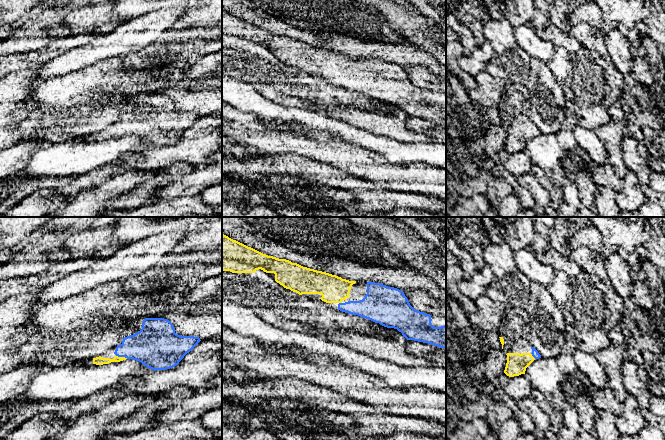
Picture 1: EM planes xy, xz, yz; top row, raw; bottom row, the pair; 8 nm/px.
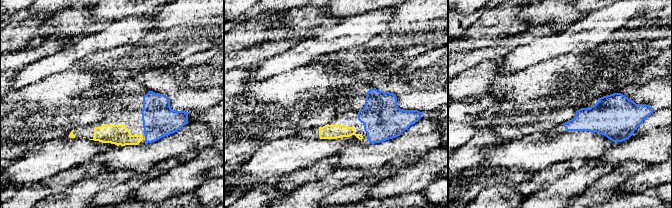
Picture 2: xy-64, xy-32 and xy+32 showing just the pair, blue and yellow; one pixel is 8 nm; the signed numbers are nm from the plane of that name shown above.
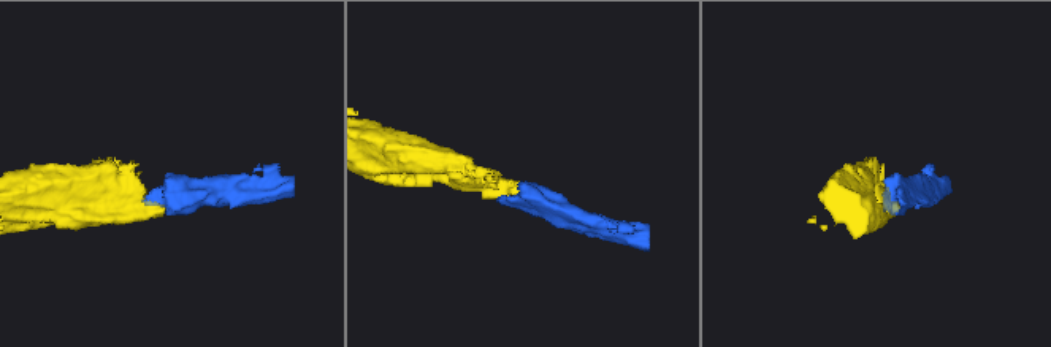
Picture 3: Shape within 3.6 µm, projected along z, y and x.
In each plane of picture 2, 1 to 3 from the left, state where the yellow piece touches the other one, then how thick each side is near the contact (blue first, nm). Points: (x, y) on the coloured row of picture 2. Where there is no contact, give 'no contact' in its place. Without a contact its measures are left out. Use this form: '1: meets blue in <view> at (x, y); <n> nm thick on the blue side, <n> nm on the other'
1: no contact
2: no contact
3: no contact

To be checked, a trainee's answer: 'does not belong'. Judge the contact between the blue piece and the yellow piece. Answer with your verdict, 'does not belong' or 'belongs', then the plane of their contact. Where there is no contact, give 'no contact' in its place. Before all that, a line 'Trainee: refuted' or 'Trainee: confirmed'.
Trainee: refuted
belongs; meets blue in xy

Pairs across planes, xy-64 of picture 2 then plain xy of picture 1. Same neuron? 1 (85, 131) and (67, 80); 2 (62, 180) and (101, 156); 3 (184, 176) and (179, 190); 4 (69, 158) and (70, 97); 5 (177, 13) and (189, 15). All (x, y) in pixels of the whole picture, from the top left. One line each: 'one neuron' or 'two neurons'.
1: one neuron
2: two neurons
3: one neuron
4: two neurons
5: one neuron

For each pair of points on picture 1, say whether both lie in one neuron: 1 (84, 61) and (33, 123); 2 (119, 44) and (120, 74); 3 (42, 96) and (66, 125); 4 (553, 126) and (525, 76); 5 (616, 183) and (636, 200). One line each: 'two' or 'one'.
1: two
2: two
3: one
4: one
5: two

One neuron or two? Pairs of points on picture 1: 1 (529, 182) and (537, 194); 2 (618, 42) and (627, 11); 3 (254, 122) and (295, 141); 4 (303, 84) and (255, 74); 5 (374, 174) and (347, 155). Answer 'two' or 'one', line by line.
1: one
2: two
3: one
4: one
5: one

